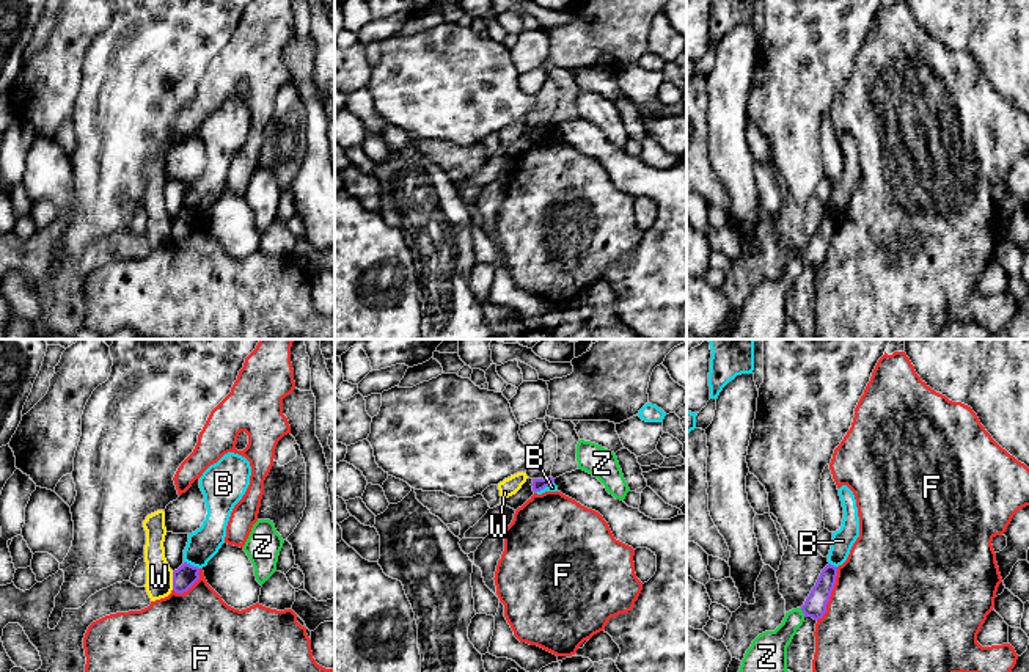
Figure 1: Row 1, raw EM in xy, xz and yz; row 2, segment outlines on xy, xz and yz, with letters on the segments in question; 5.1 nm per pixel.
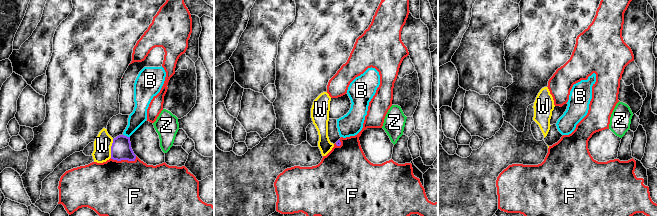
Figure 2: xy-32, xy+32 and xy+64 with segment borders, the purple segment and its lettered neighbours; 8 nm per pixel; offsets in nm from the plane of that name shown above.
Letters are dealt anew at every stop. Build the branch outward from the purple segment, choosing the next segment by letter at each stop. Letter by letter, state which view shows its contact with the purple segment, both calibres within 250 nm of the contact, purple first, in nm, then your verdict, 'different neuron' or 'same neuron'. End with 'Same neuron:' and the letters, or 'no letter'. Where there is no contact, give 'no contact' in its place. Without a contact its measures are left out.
B: xy | 110/160 nm | different neuron
F: yz | 120/500 nm | different neuron
W: xy | 110/140 nm | different neuron
Z: yz | 120/180 nm | different neuron
Same neuron: no letter

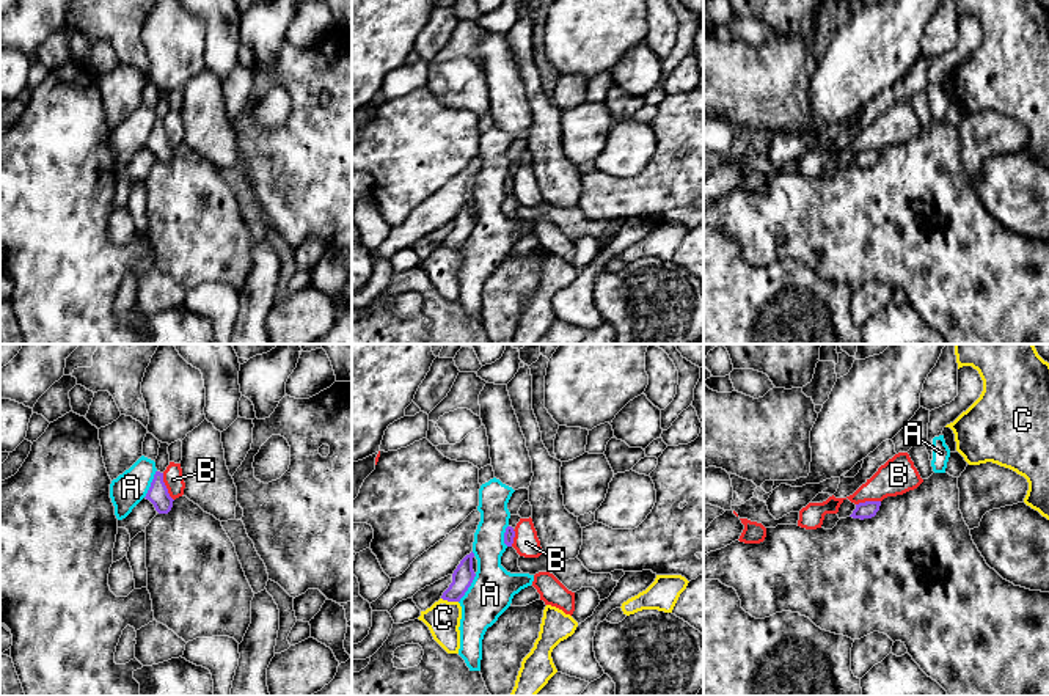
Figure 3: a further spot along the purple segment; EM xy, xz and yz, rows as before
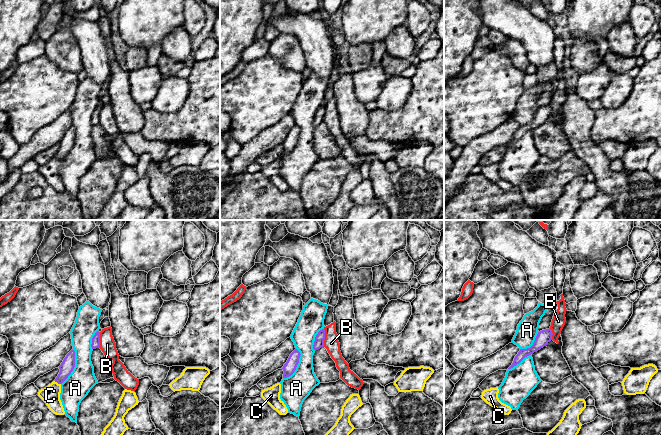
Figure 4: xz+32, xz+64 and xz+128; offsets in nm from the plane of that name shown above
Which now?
A: xz | 110/220 nm | different neuron
B: xy | 110/100 nm | different neuron
C: xz | 110/180 nm | different neuron
Same neuron: no letter

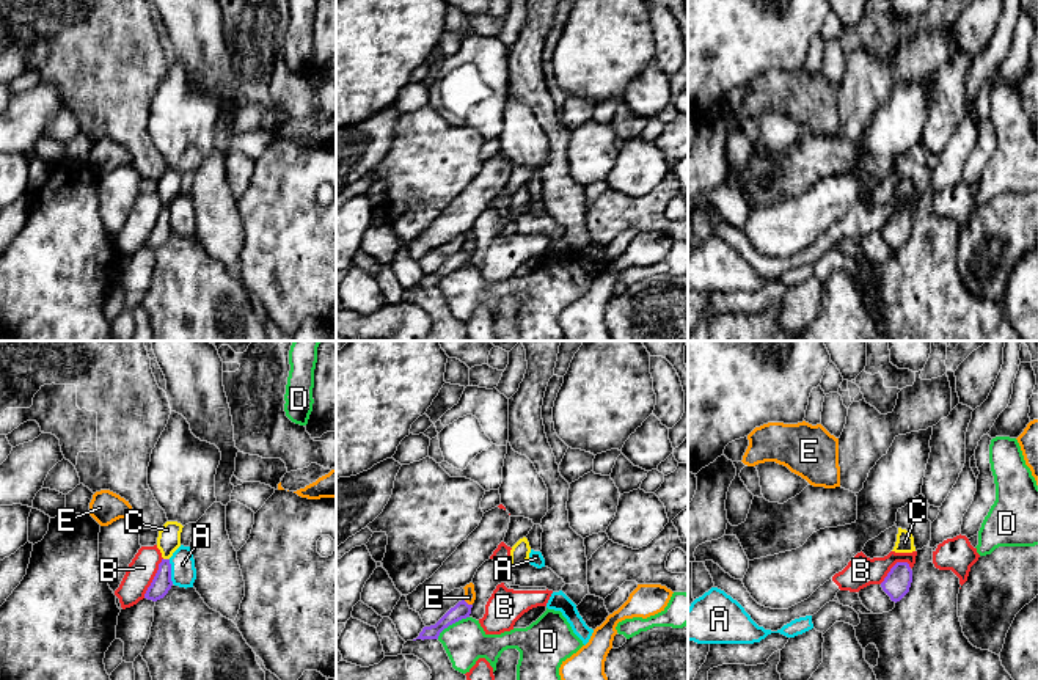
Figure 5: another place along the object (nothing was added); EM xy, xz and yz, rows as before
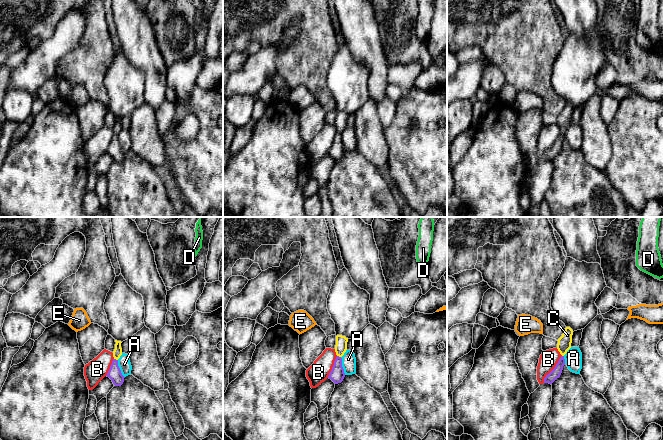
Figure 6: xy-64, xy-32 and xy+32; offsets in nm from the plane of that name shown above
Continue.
A: xy | 100/130 nm | different neuron
B: xy | 100/140 nm | different neuron
C: xy | 100/120 nm | same neuron
D: xz | 90/220 nm | different neuron
E: xz | 90/60 nm | different neuron
Same neuron: C

